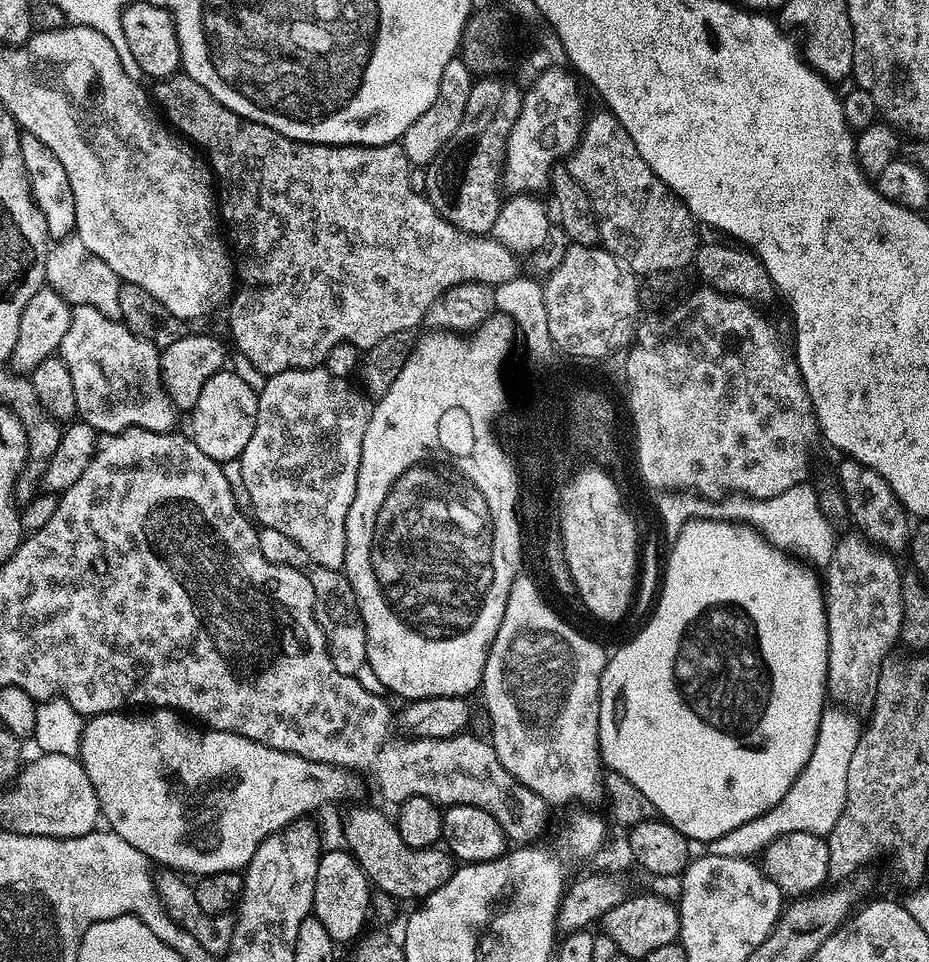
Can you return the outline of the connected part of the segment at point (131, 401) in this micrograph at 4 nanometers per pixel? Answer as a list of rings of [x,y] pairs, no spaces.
[[[94,304],[73,307],[70,330],[66,330],[58,353],[66,366],[70,366],[76,416],[100,434],[127,432],[130,428],[173,431],[177,427],[178,409],[160,372],[161,349],[155,348],[146,338],[135,336],[119,319],[111,320]]]

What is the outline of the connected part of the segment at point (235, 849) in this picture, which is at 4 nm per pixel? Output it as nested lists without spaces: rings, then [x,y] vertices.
[[[167,708],[144,710],[139,714],[133,714],[128,710],[104,712],[101,716],[91,717],[85,723],[84,734],[80,743],[78,759],[84,765],[86,774],[96,791],[103,823],[108,823],[105,825],[111,831],[117,832],[122,838],[126,838],[126,842],[130,842],[130,846],[134,846],[134,850],[138,850],[143,856],[147,856],[153,865],[165,864],[162,865],[165,869],[175,870],[181,874],[193,872],[193,877],[196,878],[209,876],[215,872],[243,870],[247,868],[250,858],[254,858],[254,850],[258,850],[258,846],[262,846],[262,842],[267,836],[281,832],[289,824],[294,824],[297,820],[315,813],[316,809],[321,808],[324,804],[340,802],[340,799],[352,788],[353,777],[343,768],[337,768],[333,764],[319,764],[289,752],[274,750],[270,746],[259,744],[250,738],[242,738],[233,732],[214,732],[201,730],[199,727],[196,727],[197,729],[187,728],[183,722],[185,723],[175,711]]]

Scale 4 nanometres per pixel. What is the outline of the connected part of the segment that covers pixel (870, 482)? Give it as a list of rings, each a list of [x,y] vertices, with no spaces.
[[[844,458],[841,461],[838,492],[847,504],[847,515],[857,524],[853,525],[876,547],[889,554],[903,553],[910,539],[910,516],[894,490],[890,490],[886,478],[857,460]]]

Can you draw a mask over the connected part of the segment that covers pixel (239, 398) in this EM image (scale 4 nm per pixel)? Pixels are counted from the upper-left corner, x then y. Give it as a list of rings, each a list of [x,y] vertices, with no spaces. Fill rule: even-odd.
[[[221,370],[215,372],[202,386],[202,394],[198,394],[198,402],[192,408],[192,432],[190,438],[210,458],[221,462],[239,461],[242,450],[246,450],[246,442],[250,442],[250,434],[254,434],[256,415],[258,414],[257,389],[251,388],[236,372]]]

